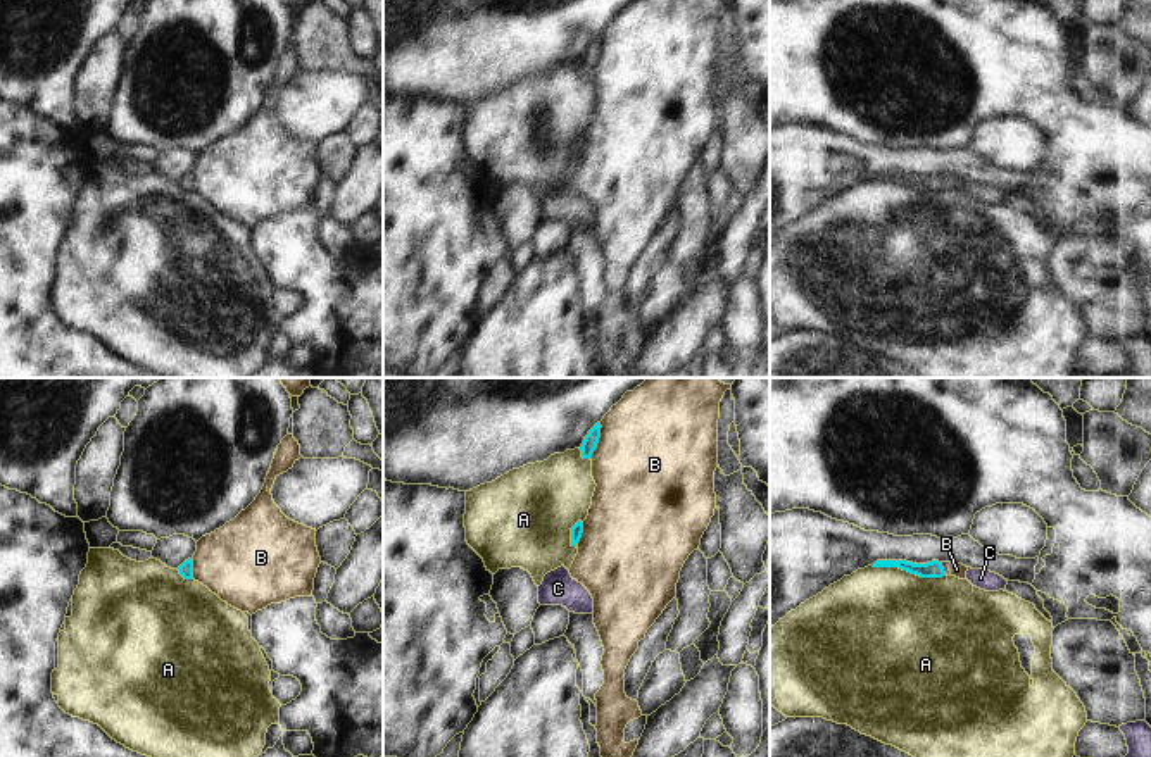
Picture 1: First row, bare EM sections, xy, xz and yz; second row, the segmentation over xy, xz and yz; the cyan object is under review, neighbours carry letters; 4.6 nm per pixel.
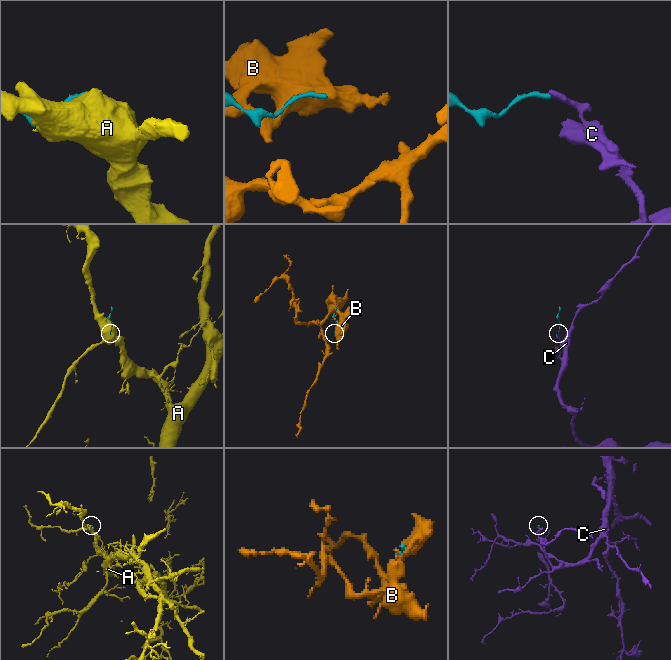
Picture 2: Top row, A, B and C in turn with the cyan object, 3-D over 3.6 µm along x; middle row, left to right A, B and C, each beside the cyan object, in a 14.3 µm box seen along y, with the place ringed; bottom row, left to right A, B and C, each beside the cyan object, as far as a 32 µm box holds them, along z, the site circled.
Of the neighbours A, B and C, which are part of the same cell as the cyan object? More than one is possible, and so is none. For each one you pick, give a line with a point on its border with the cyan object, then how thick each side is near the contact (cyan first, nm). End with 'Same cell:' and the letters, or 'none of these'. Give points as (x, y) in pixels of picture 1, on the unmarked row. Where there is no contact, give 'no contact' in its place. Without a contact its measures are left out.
C: contact yz (943, 181); calibres 80 and 30 nm
Same cell: C

